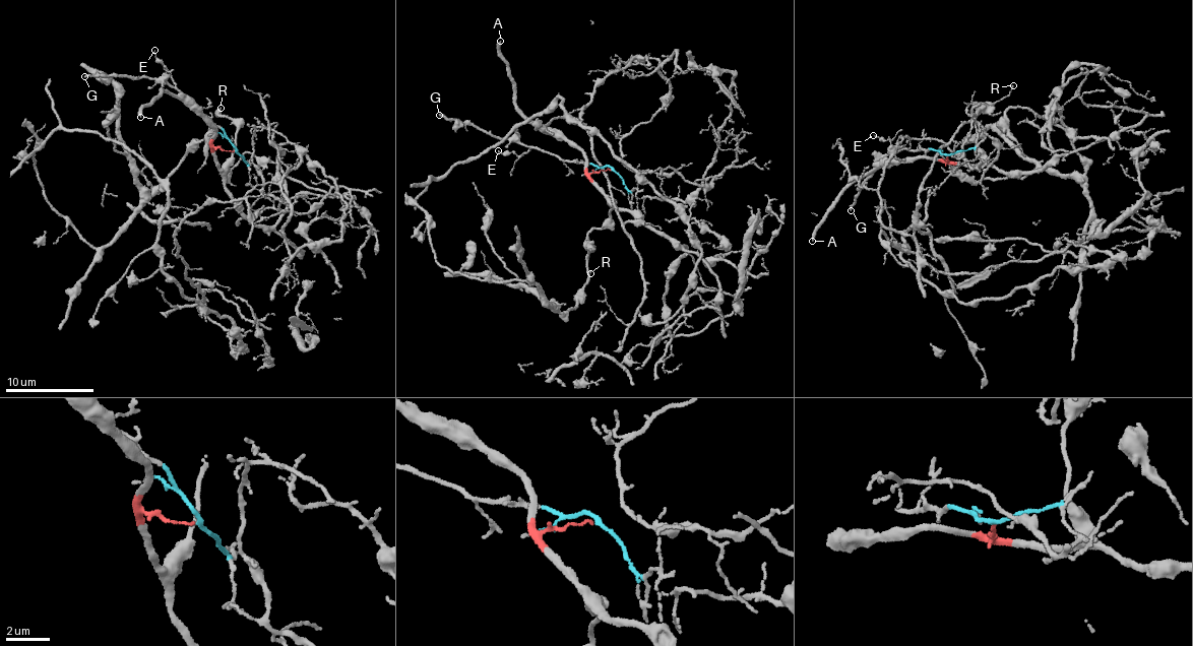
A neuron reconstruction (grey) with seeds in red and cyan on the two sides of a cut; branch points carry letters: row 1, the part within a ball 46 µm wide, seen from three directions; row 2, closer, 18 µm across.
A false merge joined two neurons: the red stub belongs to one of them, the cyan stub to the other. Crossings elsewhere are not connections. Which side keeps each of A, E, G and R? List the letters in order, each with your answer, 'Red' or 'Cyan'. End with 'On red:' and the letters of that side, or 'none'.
A: Red
E: Cyan
G: Cyan
R: Red
On red: A, R

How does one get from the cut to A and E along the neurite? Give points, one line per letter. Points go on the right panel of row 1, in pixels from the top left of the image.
A: (947, 155), (946, 163), (922, 157), (860, 176), (842, 192), (817, 227), (812, 242)
E: (948, 154), (928, 149), (895, 151), (890, 149), (890, 141), (873, 134)

